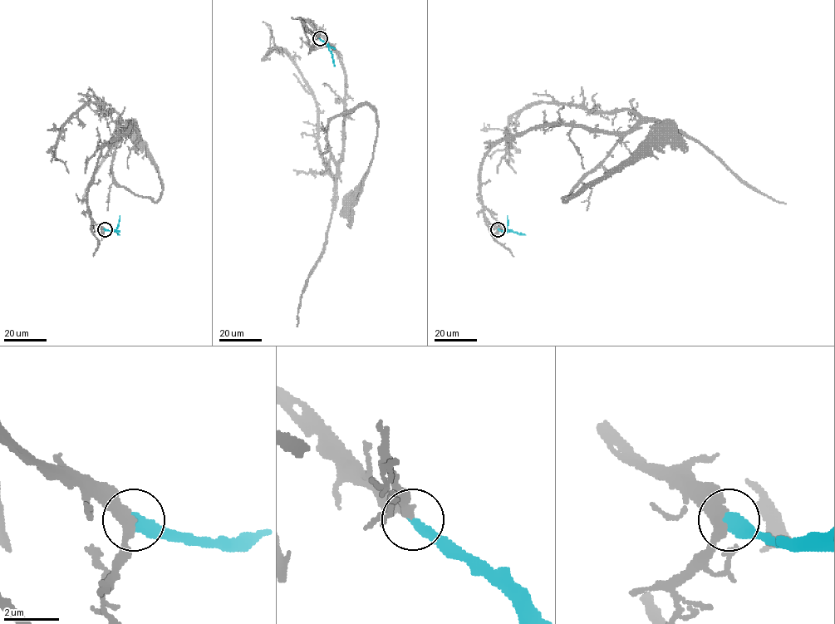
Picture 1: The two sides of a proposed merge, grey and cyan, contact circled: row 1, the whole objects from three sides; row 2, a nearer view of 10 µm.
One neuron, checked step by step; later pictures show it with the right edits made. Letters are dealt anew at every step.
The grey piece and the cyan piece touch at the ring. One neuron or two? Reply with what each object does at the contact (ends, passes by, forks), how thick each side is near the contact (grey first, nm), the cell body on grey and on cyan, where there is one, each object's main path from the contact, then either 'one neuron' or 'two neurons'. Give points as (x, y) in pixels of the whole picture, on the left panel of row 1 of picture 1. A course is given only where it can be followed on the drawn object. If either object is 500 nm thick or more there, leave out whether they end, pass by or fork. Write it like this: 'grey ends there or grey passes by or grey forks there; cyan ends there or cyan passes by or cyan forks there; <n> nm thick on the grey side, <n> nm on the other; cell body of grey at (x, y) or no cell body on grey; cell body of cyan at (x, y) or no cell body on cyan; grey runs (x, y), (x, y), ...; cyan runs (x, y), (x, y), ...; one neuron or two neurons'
grey passes by; cyan ends there; 360 nm thick on the grey side, 320 nm on the other; cell body of grey at (133, 130); no cell body on cyan; grey runs (105, 229), (90, 216), (88, 188), (101, 149), (130, 125), (114, 180), (155, 202), (162, 191), (133, 130); cyan runs (105, 229), (115, 231), (120, 235); one neuron

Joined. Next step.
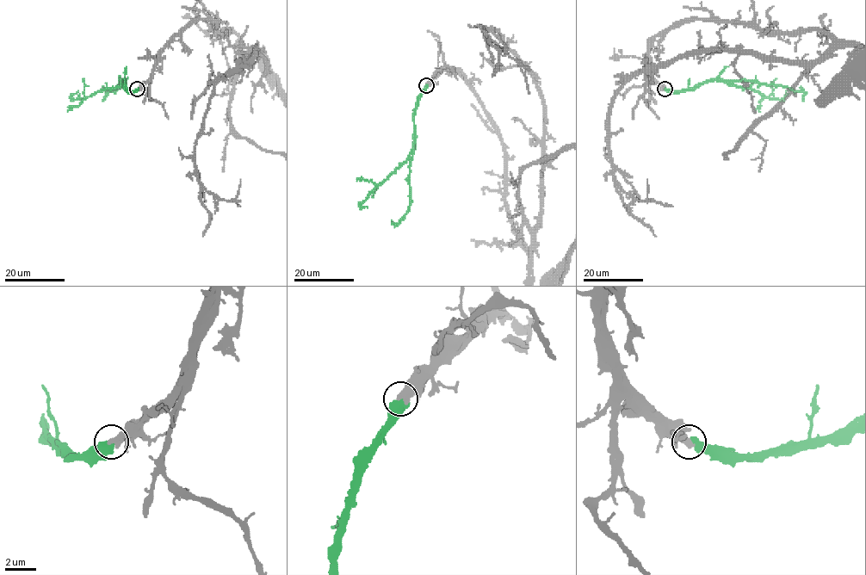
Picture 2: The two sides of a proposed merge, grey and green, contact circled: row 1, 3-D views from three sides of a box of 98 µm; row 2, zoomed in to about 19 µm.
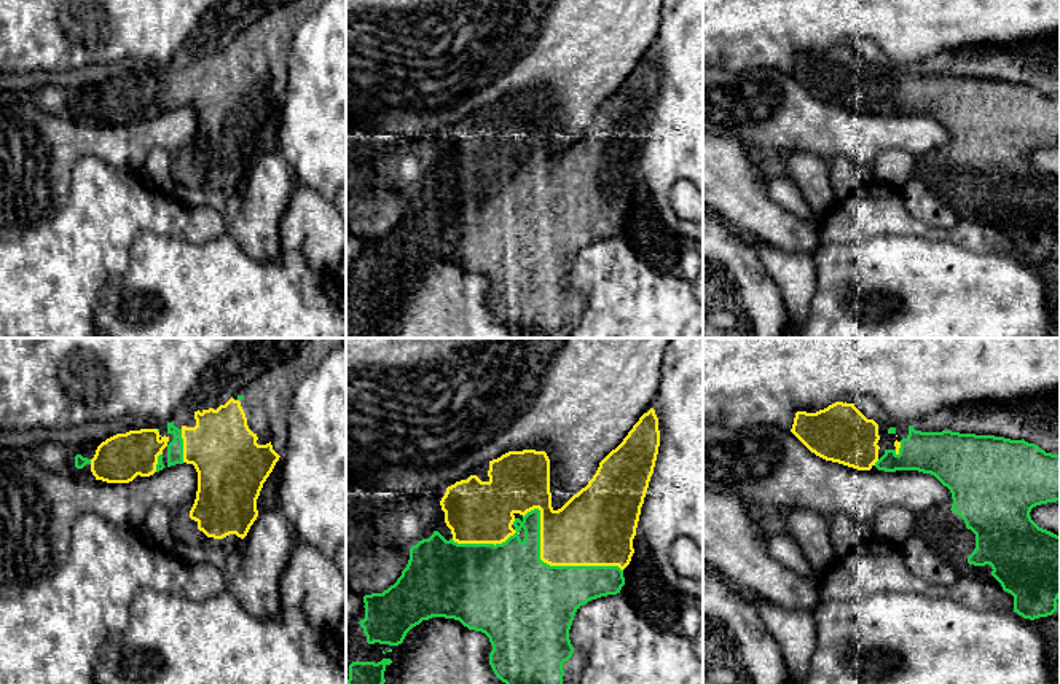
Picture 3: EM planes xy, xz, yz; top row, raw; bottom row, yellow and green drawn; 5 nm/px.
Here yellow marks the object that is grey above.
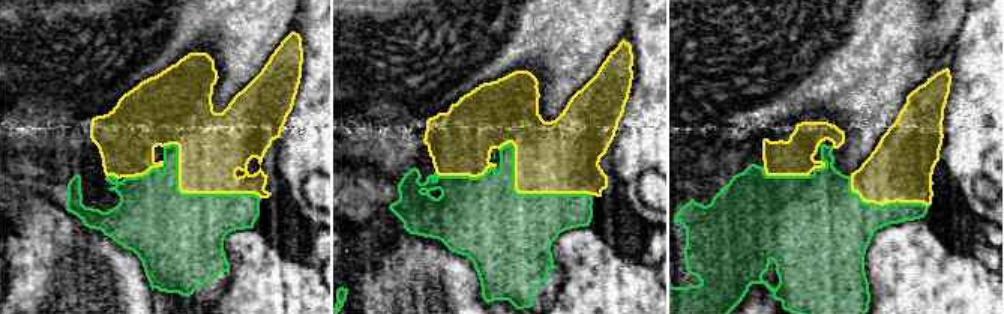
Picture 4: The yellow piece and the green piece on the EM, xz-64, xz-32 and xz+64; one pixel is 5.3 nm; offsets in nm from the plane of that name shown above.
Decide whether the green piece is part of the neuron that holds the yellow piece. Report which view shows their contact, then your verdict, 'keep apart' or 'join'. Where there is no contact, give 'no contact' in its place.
xz | join

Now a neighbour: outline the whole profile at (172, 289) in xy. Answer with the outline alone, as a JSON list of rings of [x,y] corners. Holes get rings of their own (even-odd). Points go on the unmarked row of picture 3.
[[[143,231],[129,250],[128,269],[100,287],[94,327],[102,338],[346,338],[346,287],[311,269],[301,250],[258,261],[226,231],[202,244]]]

